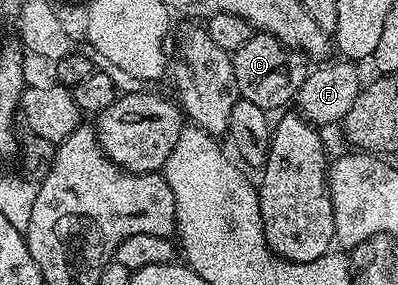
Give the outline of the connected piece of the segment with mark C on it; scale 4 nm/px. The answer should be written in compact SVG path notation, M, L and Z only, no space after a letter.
M255 31L232 54L234 73L238 83L238 95L248 102L256 102L256 106L267 110L282 108L298 95L300 86L304 86L308 75L307 57L303 53L282 44L272 34Z

